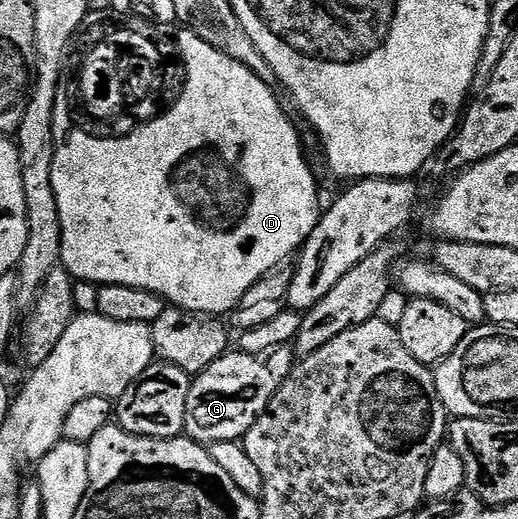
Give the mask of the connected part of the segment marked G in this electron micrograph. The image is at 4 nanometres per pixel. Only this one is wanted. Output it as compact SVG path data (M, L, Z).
M290 347L276 348L266 356L254 356L238 350L228 350L191 381L189 402L185 405L184 433L198 444L210 446L217 442L242 441L257 418L269 406L273 394L297 363Z

